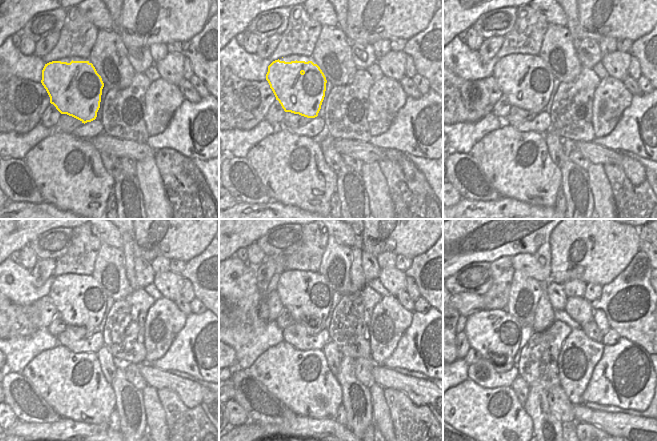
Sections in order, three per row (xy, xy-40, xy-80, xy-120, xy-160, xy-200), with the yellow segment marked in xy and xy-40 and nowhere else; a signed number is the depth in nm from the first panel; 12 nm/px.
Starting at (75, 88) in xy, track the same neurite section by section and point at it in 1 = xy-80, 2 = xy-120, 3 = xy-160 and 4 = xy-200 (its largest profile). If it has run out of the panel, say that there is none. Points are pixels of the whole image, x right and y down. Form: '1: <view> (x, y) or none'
1: xy-80 (530, 91)
2: xy-120 (87, 311)
3: xy-160 (314, 304)
4: xy-200 (536, 298)

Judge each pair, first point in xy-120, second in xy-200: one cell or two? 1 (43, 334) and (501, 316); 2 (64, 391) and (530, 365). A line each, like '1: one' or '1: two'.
1: one
2: one

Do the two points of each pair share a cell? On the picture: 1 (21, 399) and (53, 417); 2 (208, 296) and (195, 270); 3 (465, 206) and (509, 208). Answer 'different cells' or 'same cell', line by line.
1: same cell
2: same cell
3: same cell

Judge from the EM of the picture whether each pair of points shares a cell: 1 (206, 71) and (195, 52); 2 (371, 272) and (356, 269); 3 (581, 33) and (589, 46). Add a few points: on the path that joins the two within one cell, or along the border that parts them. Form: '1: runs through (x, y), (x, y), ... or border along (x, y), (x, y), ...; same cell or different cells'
1: runs through (206, 66), (206, 63), (200, 57); same cell
2: border along (362, 251), (361, 270), (367, 282); different cells
3: border along (581, 39), (592, 38), (598, 42); different cells

